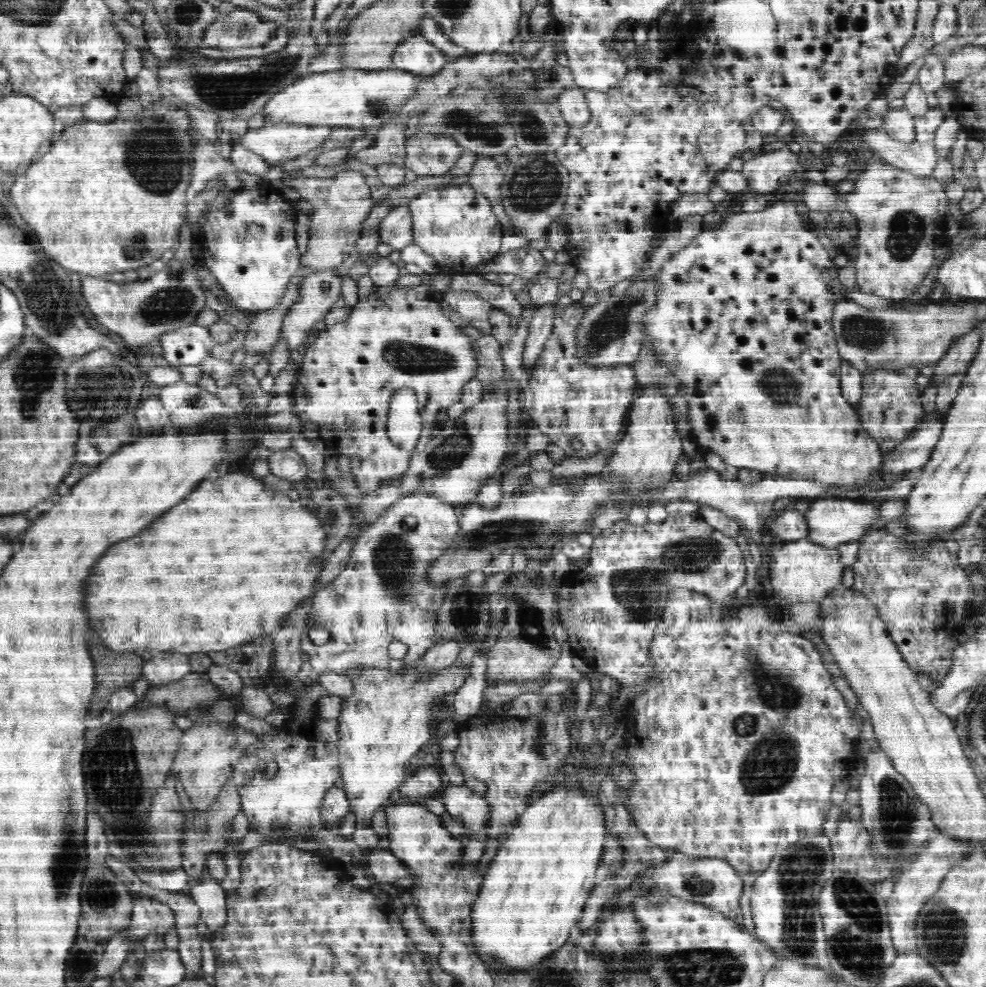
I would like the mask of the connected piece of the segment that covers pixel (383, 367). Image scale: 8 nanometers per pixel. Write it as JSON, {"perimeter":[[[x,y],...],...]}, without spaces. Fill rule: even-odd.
{"perimeter":[[[398,288],[385,299],[358,303],[343,322],[322,326],[316,335],[297,370],[294,404],[300,418],[320,426],[320,440],[336,444],[336,450],[350,458],[350,474],[364,495],[406,474],[408,460],[426,448],[438,412],[458,404],[468,382],[482,368],[475,349],[479,335],[456,319],[443,302],[420,298],[412,288]],[[402,388],[414,390],[422,418],[422,436],[410,452],[392,448],[386,428],[392,394]]]}

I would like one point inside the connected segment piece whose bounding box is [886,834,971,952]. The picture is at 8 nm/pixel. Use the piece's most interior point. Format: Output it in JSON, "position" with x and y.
{"position":[911,890]}

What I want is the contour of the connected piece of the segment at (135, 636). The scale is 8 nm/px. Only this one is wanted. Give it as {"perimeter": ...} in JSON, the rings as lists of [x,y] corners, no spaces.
{"perimeter":[[[242,472],[224,474],[216,480],[204,480],[200,486],[196,486],[180,504],[170,508],[166,514],[162,514],[148,530],[140,532],[140,536],[122,540],[120,544],[112,546],[106,556],[102,556],[100,564],[96,564],[96,570],[92,572],[92,578],[88,578],[88,612],[92,626],[100,632],[104,644],[112,650],[125,652],[126,650],[142,651],[158,650],[178,652],[182,655],[193,653],[219,652],[245,643],[251,643],[255,638],[270,636],[274,631],[283,627],[287,621],[286,616],[300,608],[300,604],[312,599],[320,587],[321,572],[328,564],[328,534],[325,524],[320,522],[318,513],[310,512],[308,506],[302,506],[300,500],[292,500],[286,492],[274,492],[271,486],[264,484],[258,478],[246,476]]]}

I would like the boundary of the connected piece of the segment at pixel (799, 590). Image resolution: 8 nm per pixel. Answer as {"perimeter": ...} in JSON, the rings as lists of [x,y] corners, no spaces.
{"perimeter":[[[808,537],[804,539],[785,541],[781,547],[772,548],[773,563],[771,584],[773,590],[784,600],[792,604],[798,602],[823,602],[835,588],[842,586],[842,578],[848,566],[843,563],[839,546],[824,546]]]}

